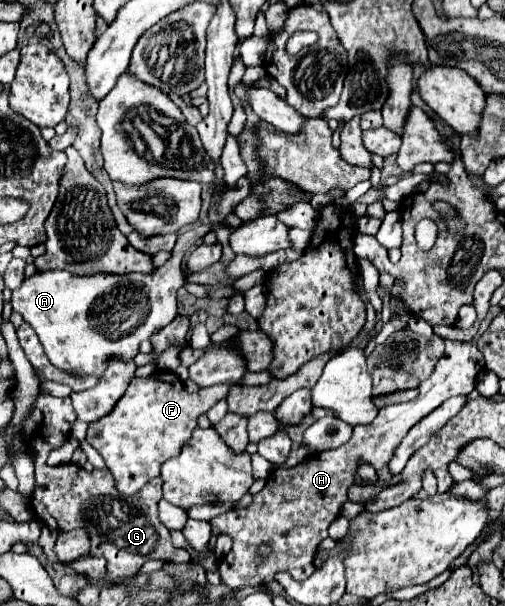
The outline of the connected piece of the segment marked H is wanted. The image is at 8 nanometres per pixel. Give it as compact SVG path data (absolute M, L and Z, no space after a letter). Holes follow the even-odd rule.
M445 340L445 354L443 358L437 362L435 372L423 380L419 384L419 396L411 402L405 404L391 404L387 408L381 408L377 418L371 424L365 426L355 426L353 436L347 444L343 444L337 450L327 450L327 452L319 452L315 456L309 456L307 462L301 462L293 468L277 468L271 472L271 476L267 478L265 488L253 496L251 504L245 508L237 508L231 510L227 514L217 516L215 520L211 520L211 526L217 526L223 534L229 534L233 538L233 550L229 552L229 588L241 588L243 586L243 576L247 576L247 582L251 586L263 586L267 582L273 580L275 572L289 572L297 582L307 580L313 572L313 558L317 552L317 546L321 540L327 538L327 528L329 524L341 514L343 504L347 502L347 490L353 484L353 474L357 472L357 460L365 458L369 464L375 466L375 470L381 470L383 466L389 464L397 444L403 440L403 436L429 412L433 412L435 408L439 408L447 398L451 396L459 396L459 394L469 394L475 388L475 382L479 378L479 374L485 368L485 360L483 354L479 352L479 348L475 346L475 342L451 342ZM261 544L269 544L271 546L271 554L261 556L257 554L257 548Z

